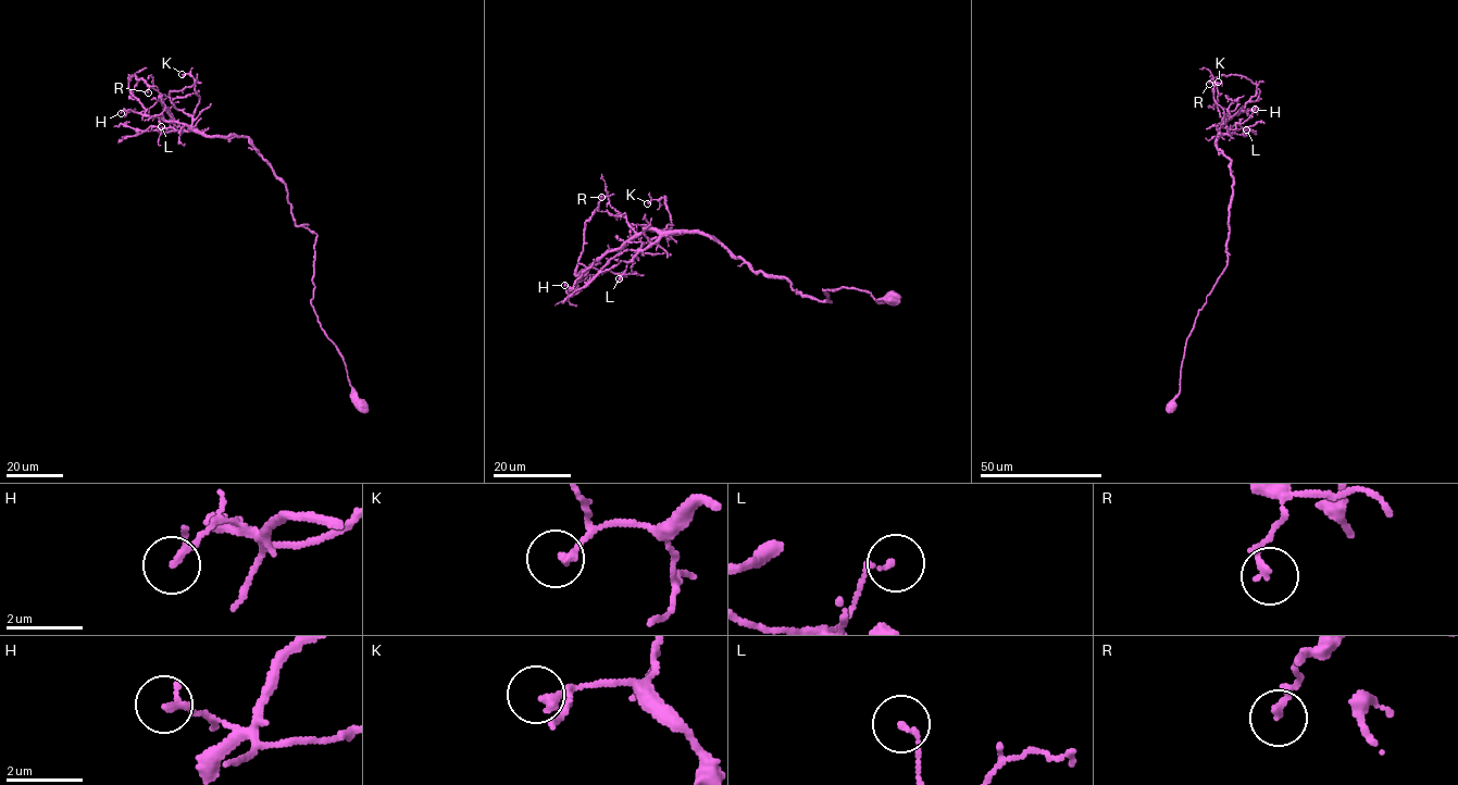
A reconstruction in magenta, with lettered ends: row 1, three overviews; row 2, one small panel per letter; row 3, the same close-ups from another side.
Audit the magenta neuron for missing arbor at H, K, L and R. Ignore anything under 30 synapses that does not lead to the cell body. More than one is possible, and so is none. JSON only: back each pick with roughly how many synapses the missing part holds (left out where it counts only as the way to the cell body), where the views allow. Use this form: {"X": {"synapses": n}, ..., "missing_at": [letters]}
{"missing_at": []}

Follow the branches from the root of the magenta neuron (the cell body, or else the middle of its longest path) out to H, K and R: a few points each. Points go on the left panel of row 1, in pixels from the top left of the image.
H: (363, 405), (311, 304), (316, 235), (295, 225), (286, 186), (252, 141), (203, 136), (129, 109), (121, 113)
K: (363, 405), (311, 304), (316, 235), (295, 225), (286, 186), (250, 139), (192, 128), (199, 95), (182, 74)
R: (363, 405), (311, 304), (316, 235), (295, 225), (285, 185), (247, 137), (147, 115), (131, 77), (148, 92)

